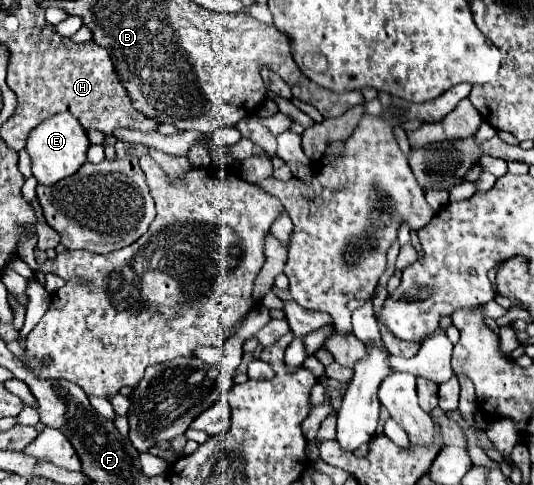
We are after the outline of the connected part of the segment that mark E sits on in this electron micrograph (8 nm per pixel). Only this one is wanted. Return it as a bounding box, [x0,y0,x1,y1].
[26,113,90,185]

